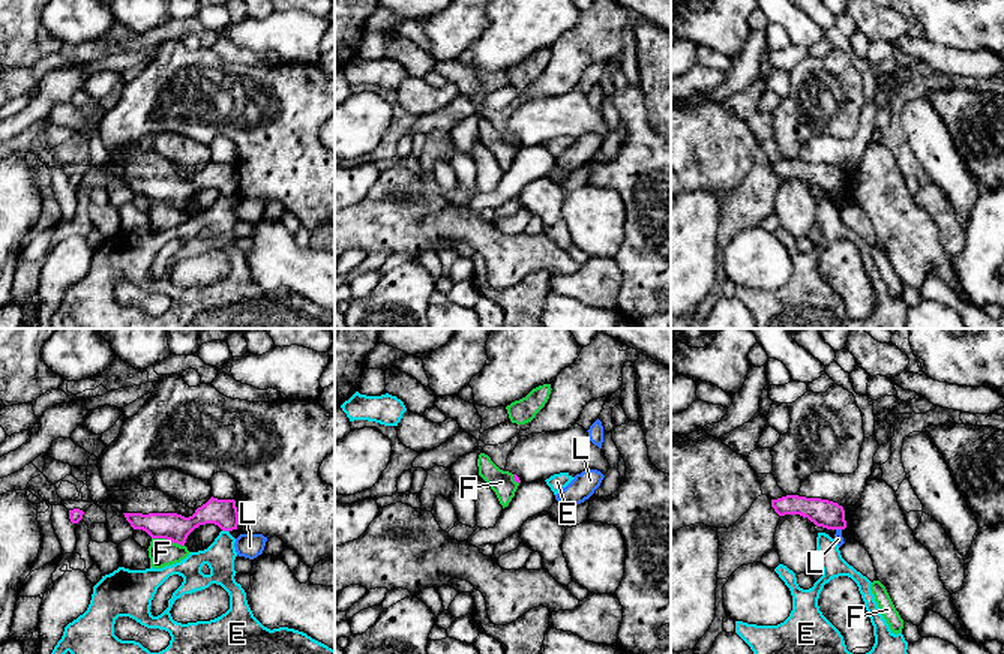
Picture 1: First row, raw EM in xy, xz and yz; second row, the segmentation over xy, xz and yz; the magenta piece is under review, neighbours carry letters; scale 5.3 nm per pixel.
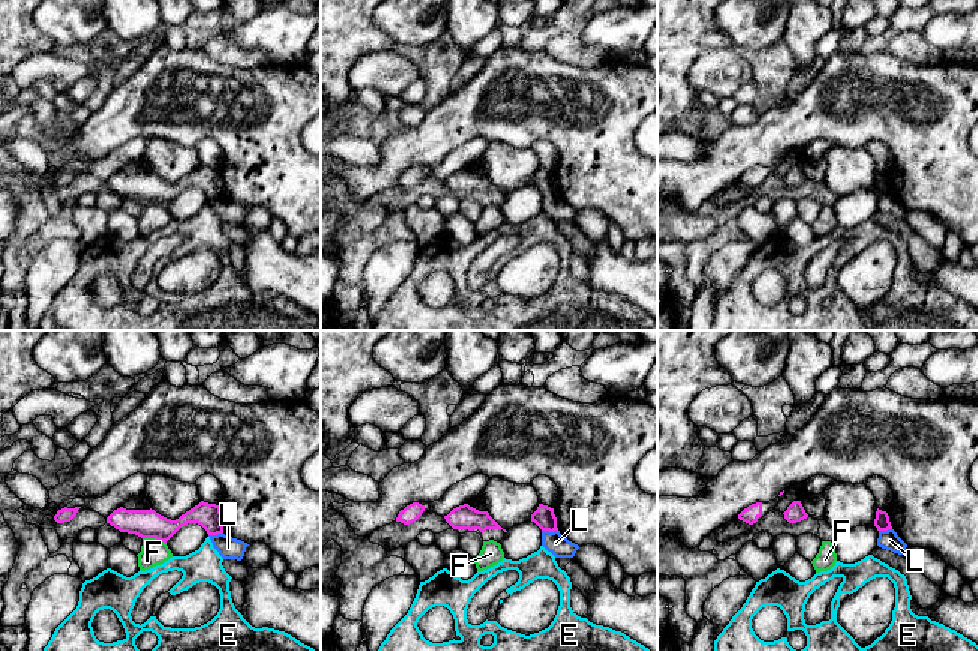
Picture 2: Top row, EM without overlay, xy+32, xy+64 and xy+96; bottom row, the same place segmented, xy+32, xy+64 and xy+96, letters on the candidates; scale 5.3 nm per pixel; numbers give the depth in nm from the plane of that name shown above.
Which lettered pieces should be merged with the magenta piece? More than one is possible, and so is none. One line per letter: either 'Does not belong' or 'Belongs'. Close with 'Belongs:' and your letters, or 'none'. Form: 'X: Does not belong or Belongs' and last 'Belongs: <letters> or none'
E: Does not belong
F: Does not belong
L: Belongs
Belongs: L

